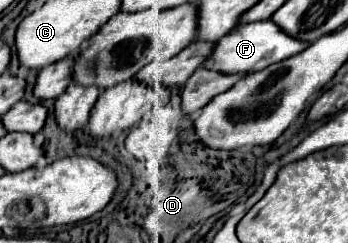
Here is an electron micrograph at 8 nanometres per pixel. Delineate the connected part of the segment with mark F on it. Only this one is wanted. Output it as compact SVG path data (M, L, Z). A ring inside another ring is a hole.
M266 19L262 23L246 23L246 25L236 25L230 33L226 33L214 53L210 55L210 59L202 65L202 67L208 67L208 69L216 69L216 71L222 71L222 73L240 73L240 71L260 71L272 63L278 63L282 59L288 59L288 57L294 57L298 55L300 51L304 51L310 43L306 41L300 41L300 39L294 39L290 35L286 35L280 27L276 27L274 21Z

